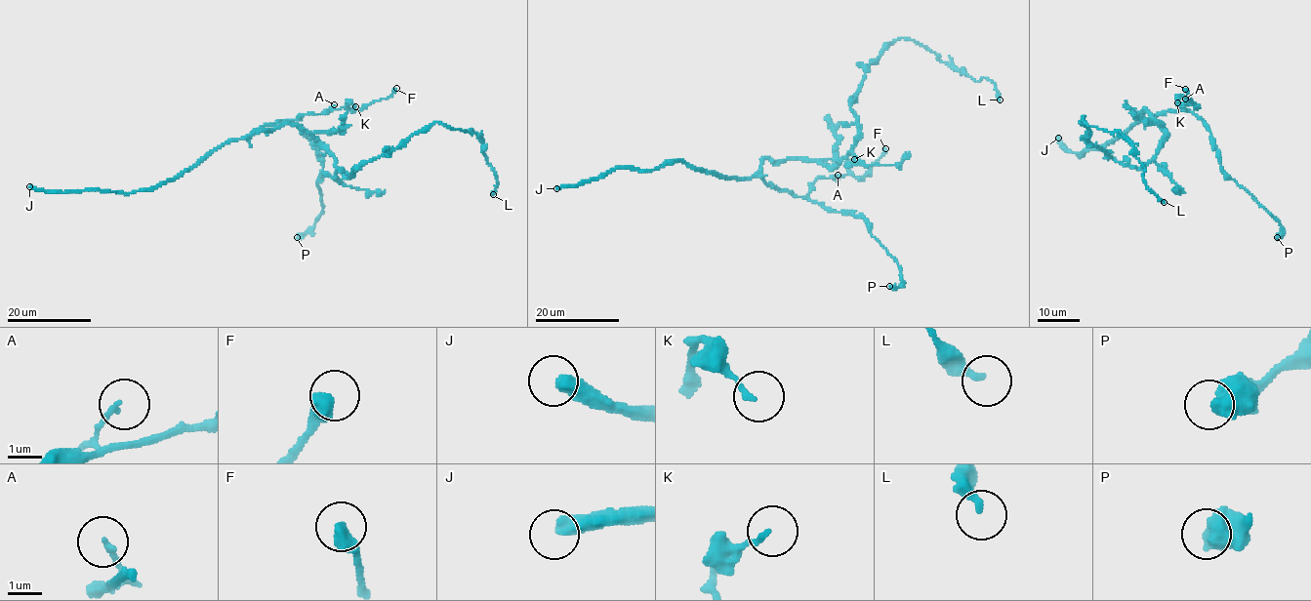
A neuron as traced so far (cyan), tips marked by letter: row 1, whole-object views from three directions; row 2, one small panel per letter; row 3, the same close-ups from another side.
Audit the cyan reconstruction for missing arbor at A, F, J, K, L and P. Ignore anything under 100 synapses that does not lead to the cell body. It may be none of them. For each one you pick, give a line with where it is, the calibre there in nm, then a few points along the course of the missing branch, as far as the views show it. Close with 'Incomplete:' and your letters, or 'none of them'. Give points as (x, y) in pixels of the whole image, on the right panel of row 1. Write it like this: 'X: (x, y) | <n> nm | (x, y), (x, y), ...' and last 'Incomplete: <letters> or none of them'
J: (1058, 138) | 440 nm
Incomplete: J

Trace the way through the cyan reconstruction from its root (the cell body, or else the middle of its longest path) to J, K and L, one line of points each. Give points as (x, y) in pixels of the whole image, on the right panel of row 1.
J: (1162, 129), (1143, 109), (1132, 111), (1141, 120), (1081, 156), (1063, 149), (1058, 138)
K: (1162, 129), (1147, 110), (1132, 111), (1150, 119), (1188, 110), (1177, 105), (1189, 102), (1183, 96), (1177, 102)
L: (1162, 129), (1151, 161), (1131, 167), (1089, 141), (1083, 120), (1128, 140), (1145, 184), (1164, 202)

